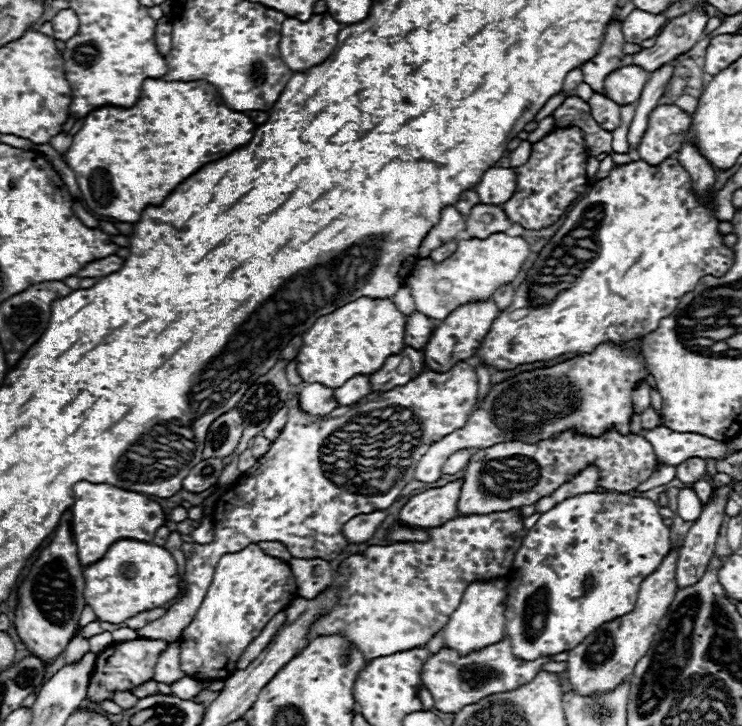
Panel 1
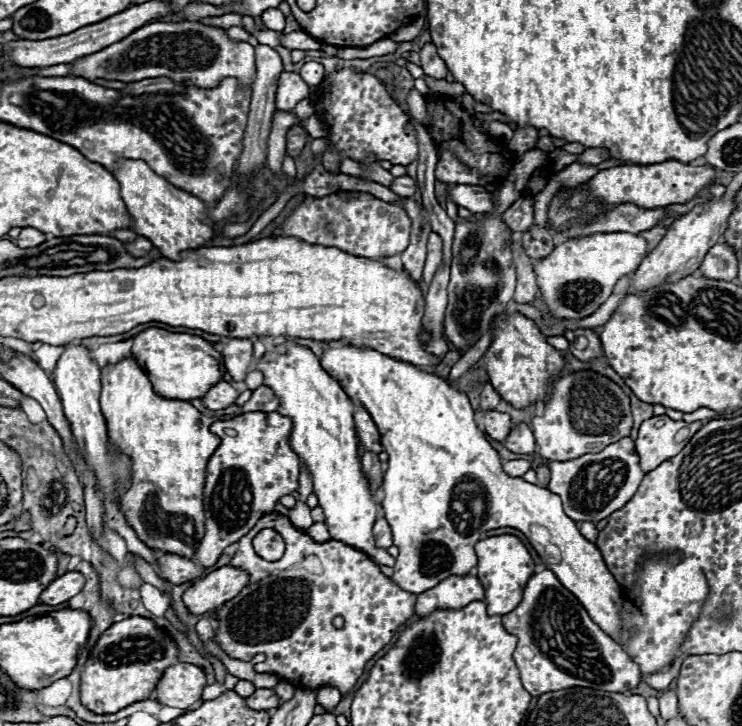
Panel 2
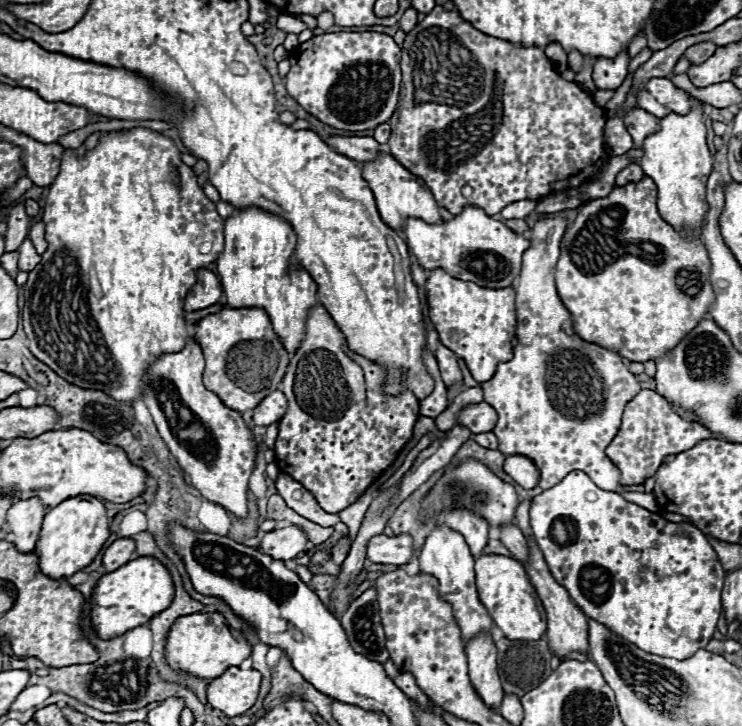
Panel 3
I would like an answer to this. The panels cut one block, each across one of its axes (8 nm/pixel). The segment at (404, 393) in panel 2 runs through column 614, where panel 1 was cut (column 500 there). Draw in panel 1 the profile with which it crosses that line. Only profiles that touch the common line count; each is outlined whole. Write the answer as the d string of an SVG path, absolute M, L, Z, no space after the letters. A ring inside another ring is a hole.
M506 580L498 582L474 582L466 588L460 606L452 612L448 624L444 626L444 646L456 650L460 656L472 650L482 650L504 638L504 598Z

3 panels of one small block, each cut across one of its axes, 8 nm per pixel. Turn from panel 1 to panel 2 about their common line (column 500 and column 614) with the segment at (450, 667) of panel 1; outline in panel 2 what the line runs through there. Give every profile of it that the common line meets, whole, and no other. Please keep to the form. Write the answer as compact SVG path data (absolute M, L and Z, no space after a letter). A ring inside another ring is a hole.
M550 570L538 572L528 580L520 606L504 614L502 624L506 632L518 638L514 662L520 670L522 686L532 696L572 686L626 692L636 688L642 680L638 666L628 658L622 646L592 622L576 596L568 592Z

